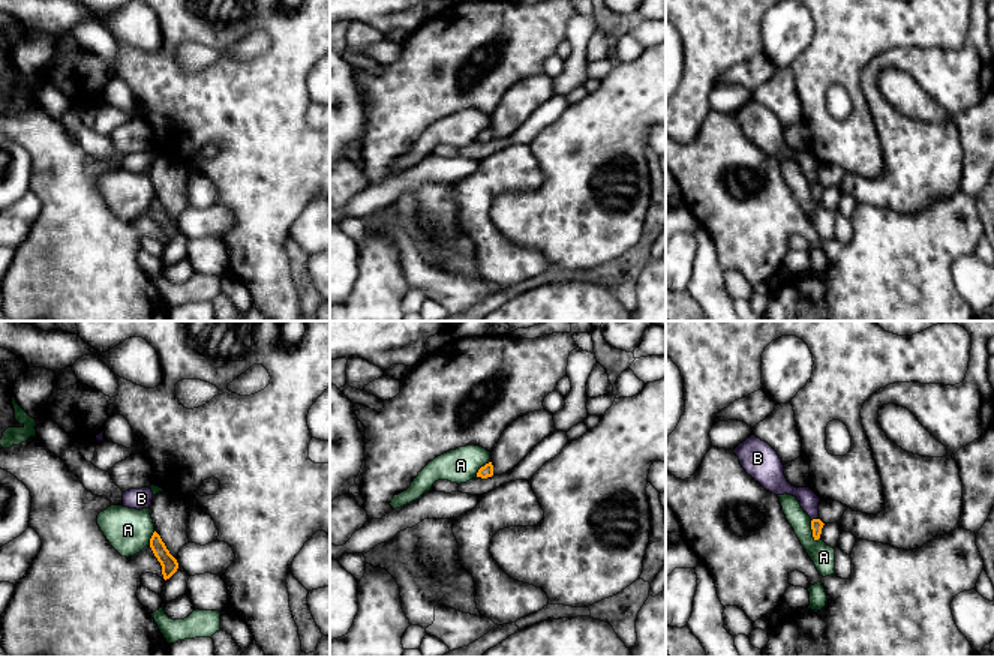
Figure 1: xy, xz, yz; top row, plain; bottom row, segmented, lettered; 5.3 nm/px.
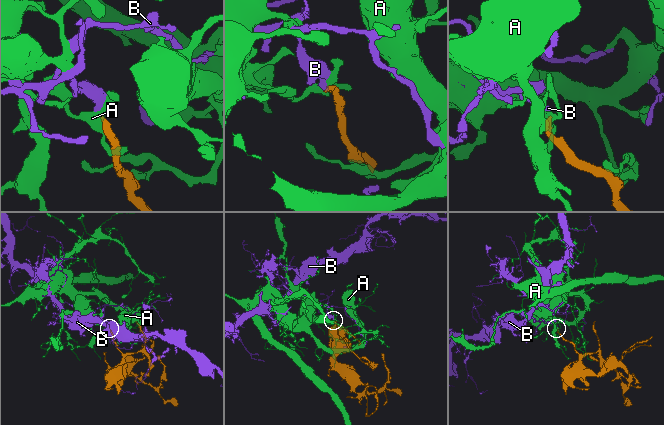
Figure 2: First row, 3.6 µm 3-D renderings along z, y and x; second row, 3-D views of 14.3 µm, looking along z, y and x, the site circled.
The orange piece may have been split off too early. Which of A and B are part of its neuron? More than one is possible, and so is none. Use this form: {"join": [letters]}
{"join": []}

